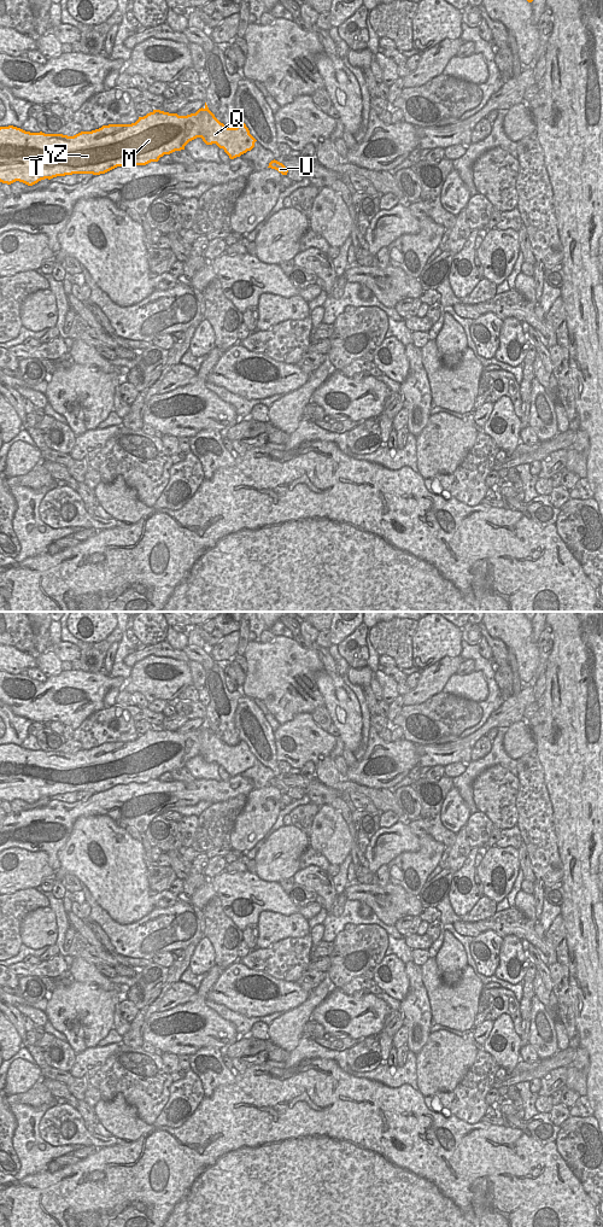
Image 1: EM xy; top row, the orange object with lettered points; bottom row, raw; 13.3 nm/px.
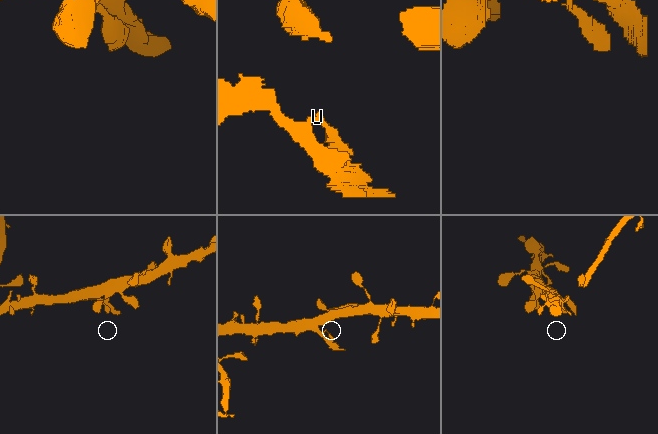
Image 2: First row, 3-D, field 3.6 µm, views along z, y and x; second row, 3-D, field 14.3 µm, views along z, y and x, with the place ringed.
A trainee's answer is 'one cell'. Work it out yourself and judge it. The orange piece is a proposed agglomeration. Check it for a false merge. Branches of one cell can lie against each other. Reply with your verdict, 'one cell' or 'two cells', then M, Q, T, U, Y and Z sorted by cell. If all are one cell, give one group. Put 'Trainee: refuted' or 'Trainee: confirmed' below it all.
one cell; M Q T U Y Z
Trainee: confirmed

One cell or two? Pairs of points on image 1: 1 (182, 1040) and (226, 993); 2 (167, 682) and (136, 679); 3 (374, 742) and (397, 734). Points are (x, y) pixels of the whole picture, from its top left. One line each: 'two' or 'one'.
1: two
2: one
3: two

